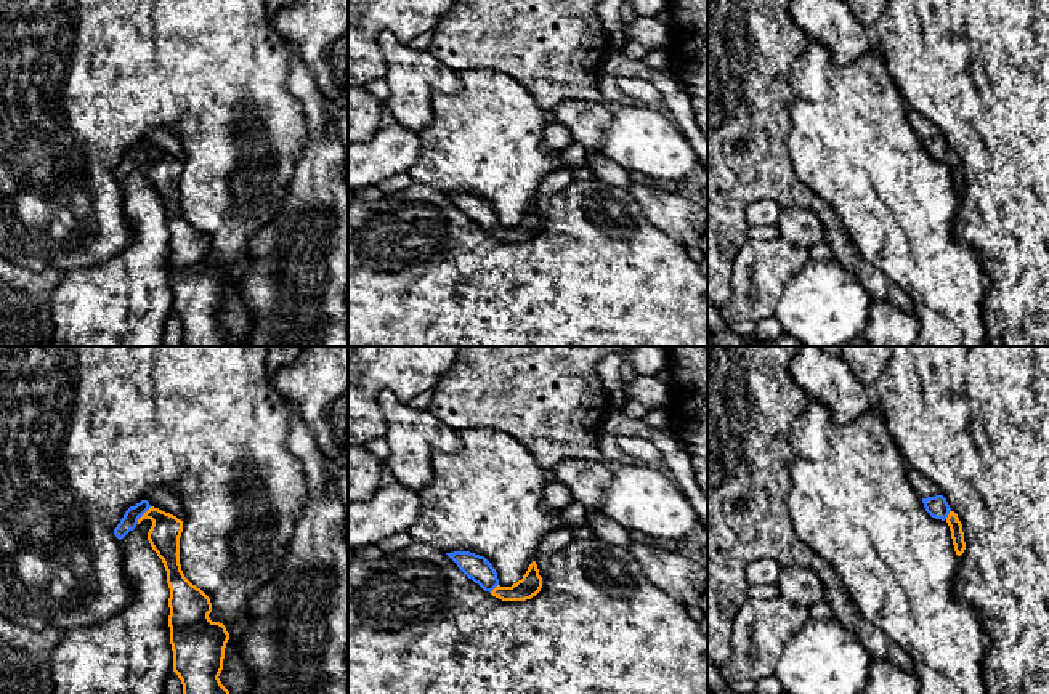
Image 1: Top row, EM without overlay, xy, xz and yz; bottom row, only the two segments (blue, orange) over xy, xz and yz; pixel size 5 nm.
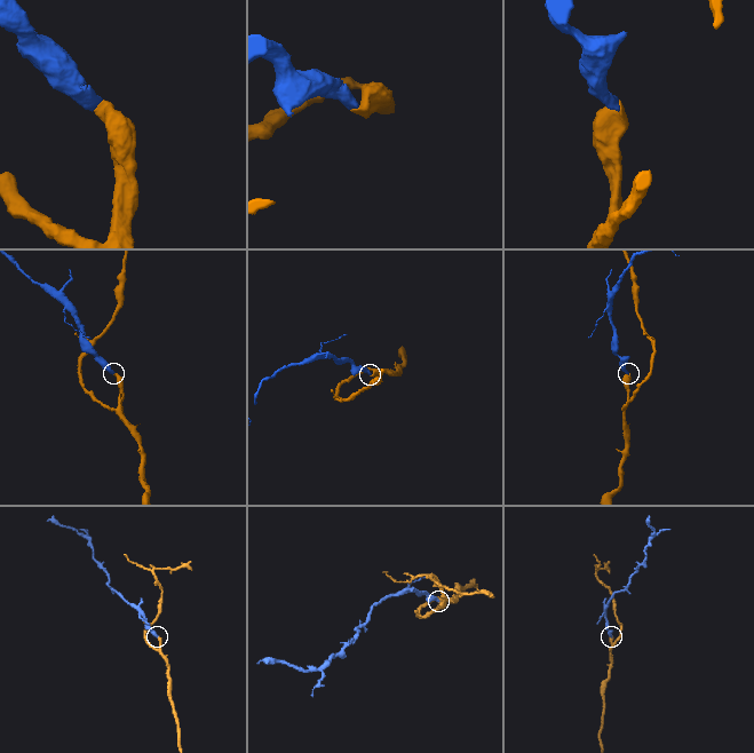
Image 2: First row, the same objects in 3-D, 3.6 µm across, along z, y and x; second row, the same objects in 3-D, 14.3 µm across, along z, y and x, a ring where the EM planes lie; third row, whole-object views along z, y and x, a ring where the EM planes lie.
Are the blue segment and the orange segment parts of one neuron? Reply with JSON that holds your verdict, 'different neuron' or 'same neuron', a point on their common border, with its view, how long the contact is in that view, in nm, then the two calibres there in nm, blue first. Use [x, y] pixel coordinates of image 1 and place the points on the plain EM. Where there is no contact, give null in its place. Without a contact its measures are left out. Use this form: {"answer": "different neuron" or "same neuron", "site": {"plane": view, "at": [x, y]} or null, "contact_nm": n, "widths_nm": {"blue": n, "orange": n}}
{"answer": "same neuron", "site": {"plane": "xy", "at": [143, 154]}, "contact_nm": 120, "widths_nm": {"blue": 80, "orange": 160}}

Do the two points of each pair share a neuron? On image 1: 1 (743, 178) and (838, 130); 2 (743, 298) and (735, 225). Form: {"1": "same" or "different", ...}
{"1": "different", "2": "different"}

